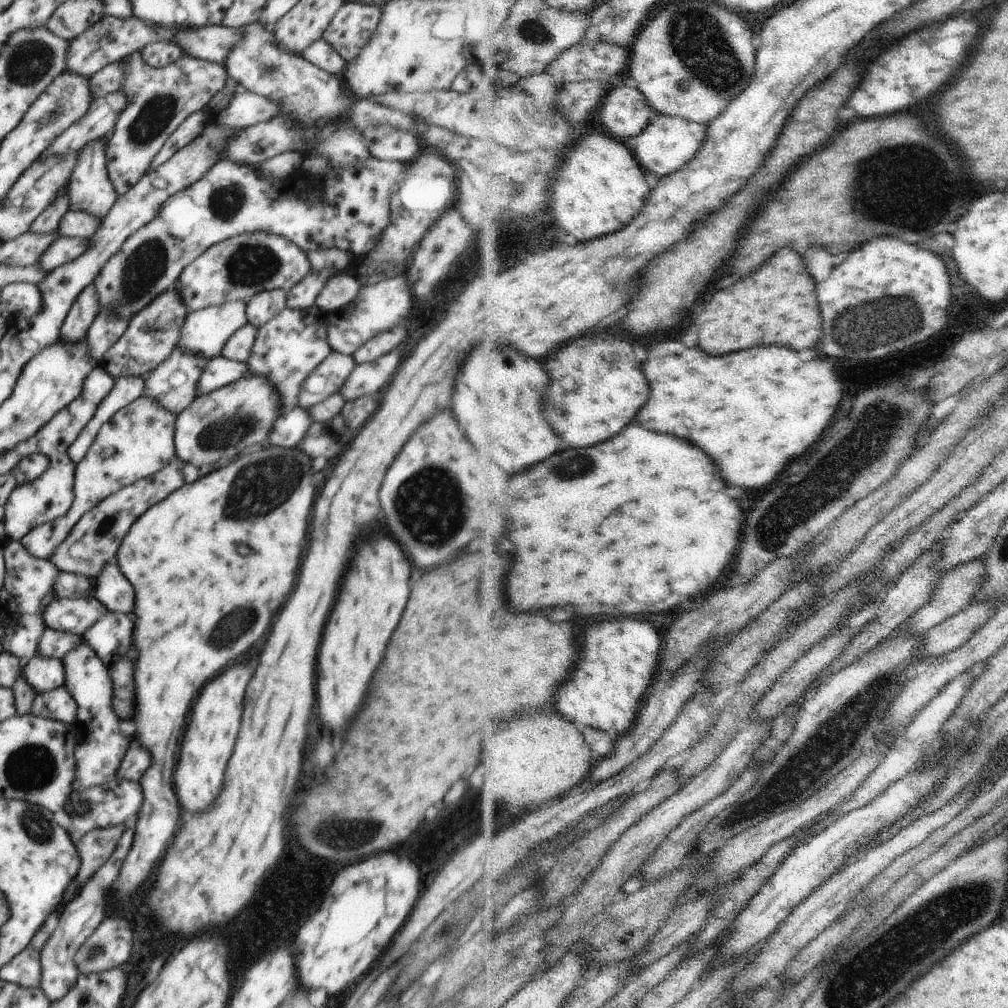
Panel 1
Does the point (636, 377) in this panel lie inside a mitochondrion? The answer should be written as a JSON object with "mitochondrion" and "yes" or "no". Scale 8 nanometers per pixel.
{"mitochondrion":"no"}

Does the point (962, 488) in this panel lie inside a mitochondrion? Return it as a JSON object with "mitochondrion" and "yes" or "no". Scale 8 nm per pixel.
{"mitochondrion":"no"}

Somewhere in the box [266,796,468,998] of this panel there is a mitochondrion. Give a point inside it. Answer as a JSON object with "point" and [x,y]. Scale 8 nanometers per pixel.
{"point":[445,930]}

